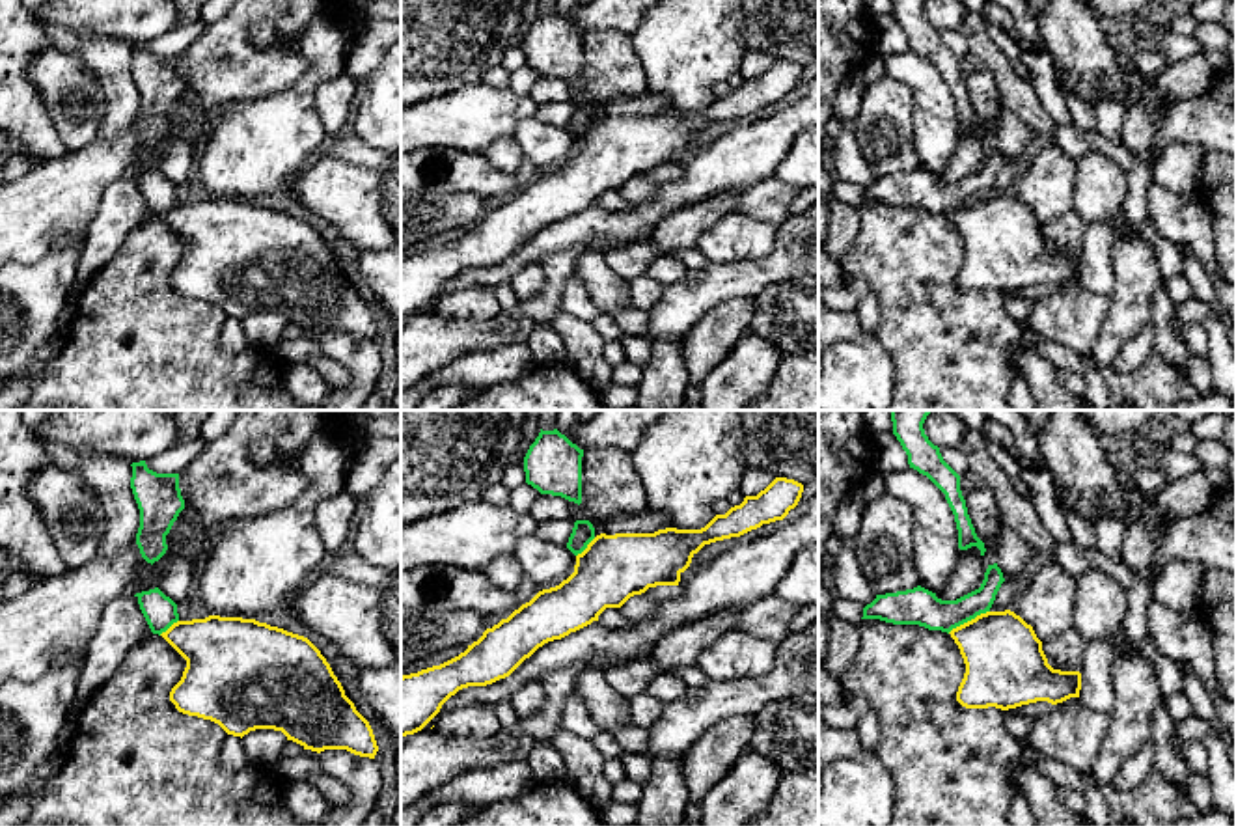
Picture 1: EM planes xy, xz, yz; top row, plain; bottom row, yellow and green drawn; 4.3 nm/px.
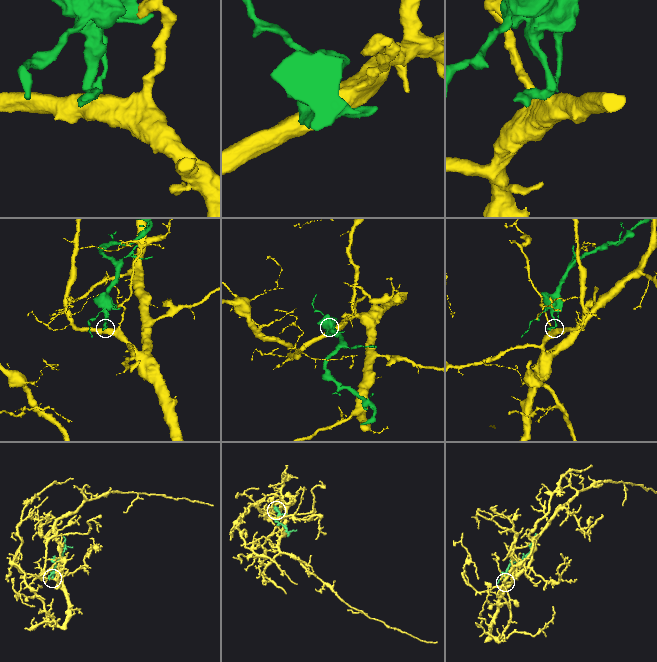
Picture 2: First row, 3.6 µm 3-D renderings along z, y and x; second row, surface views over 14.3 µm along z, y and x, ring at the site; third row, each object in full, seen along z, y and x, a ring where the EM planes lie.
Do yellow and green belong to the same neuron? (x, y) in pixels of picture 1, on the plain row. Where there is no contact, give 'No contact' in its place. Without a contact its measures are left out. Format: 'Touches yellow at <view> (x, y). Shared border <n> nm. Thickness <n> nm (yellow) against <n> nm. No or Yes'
Touches yellow at yz (968, 204). Shared border 200 nm. Thickness 360 nm (yellow) against 160 nm. No

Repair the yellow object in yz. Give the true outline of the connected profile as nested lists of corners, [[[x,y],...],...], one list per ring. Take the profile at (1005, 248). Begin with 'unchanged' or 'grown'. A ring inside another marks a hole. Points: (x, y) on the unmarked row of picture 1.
unchanged | [[[1010,192],[981,196],[949,216],[966,246],[956,274],[966,291],[1009,293],[1079,280],[1081,255],[1053,252],[1033,209]]]

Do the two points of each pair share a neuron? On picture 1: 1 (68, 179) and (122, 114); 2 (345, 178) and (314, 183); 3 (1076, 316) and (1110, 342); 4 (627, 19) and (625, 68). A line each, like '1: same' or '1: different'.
1: different
2: same
3: different
4: same

